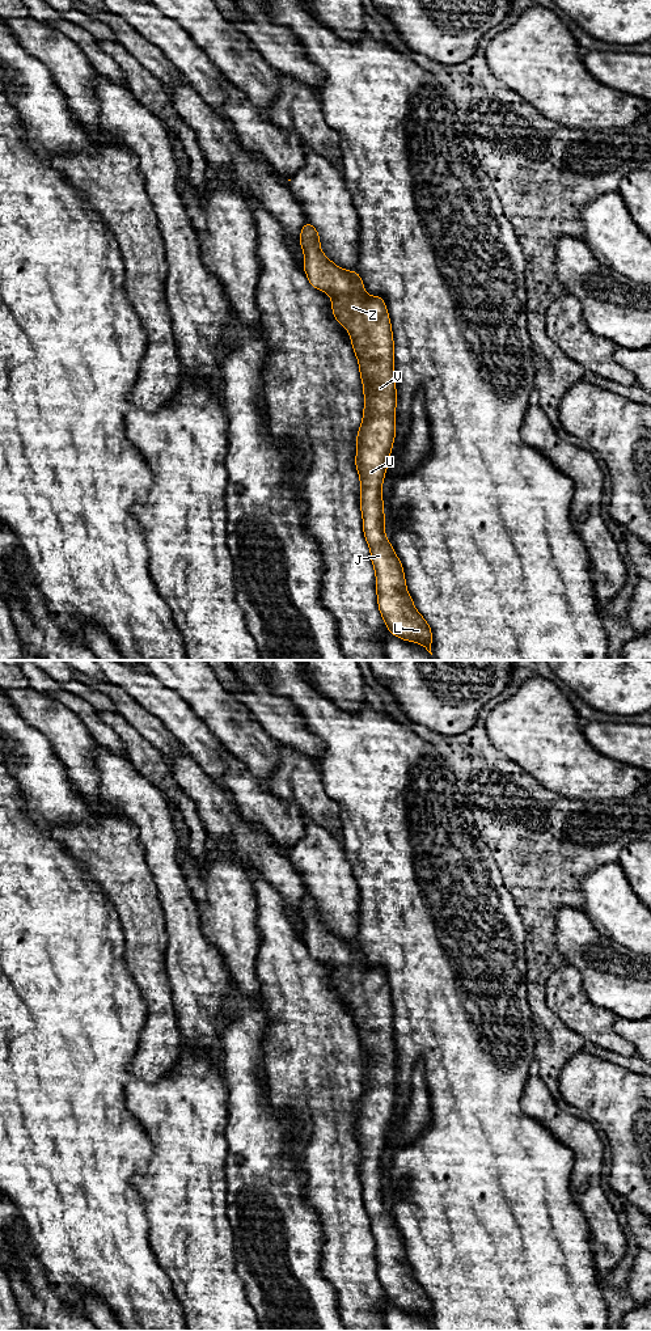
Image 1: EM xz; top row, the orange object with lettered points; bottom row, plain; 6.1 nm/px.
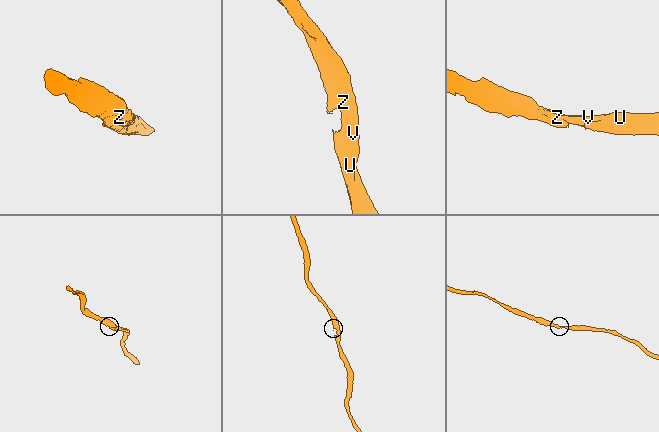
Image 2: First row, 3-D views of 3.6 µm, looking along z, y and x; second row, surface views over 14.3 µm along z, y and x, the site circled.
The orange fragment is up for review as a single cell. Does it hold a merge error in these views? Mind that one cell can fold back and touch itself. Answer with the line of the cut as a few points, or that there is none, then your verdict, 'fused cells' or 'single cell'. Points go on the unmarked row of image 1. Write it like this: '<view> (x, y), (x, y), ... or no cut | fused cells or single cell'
no cut | single cell

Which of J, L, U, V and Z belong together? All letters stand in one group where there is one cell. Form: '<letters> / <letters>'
J L U V Z

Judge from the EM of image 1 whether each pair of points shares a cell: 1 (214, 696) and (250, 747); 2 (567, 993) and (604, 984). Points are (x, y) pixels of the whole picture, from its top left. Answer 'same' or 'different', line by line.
1: same
2: different

